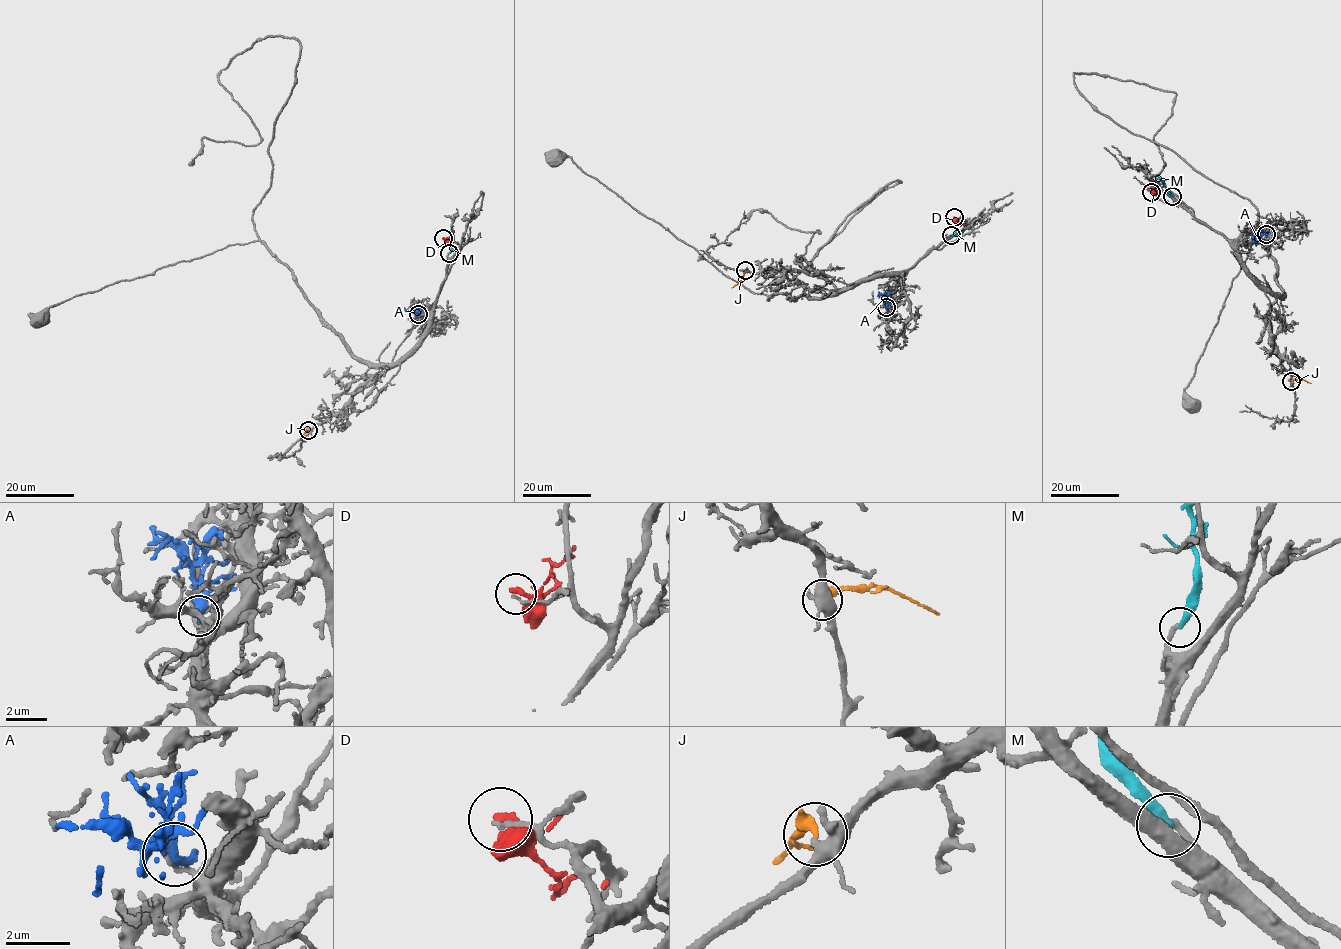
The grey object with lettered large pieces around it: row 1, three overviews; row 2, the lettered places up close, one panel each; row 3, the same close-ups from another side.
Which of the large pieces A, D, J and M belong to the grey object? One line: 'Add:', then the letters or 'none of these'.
Add: M

